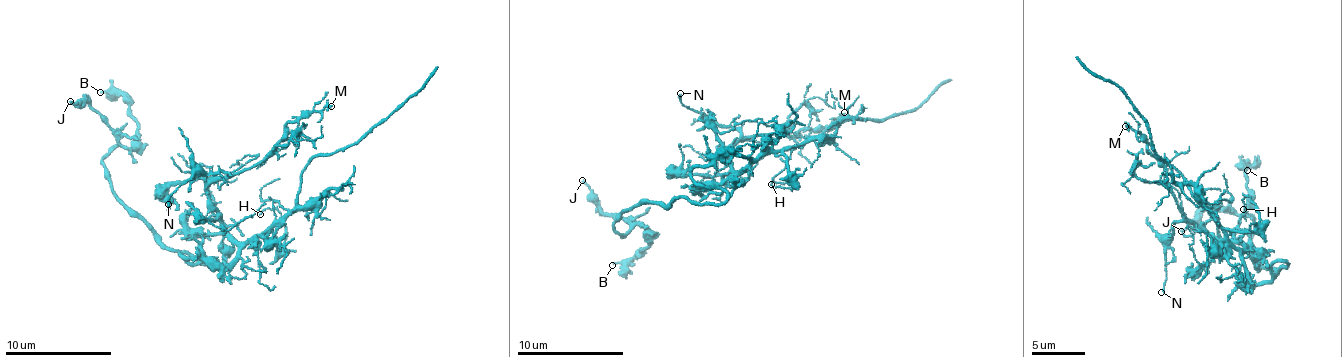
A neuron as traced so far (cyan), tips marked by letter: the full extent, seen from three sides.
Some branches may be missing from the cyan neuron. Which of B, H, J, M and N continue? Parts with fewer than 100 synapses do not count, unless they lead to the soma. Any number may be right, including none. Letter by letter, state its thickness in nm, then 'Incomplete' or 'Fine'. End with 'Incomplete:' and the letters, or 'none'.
B: Thickness 200 nm. Fine
H: Thickness 110 nm. Fine
J: Thickness 140 nm. Fine
M: Thickness 220 nm. Fine
N: Thickness 140 nm. Fine
Incomplete: none

